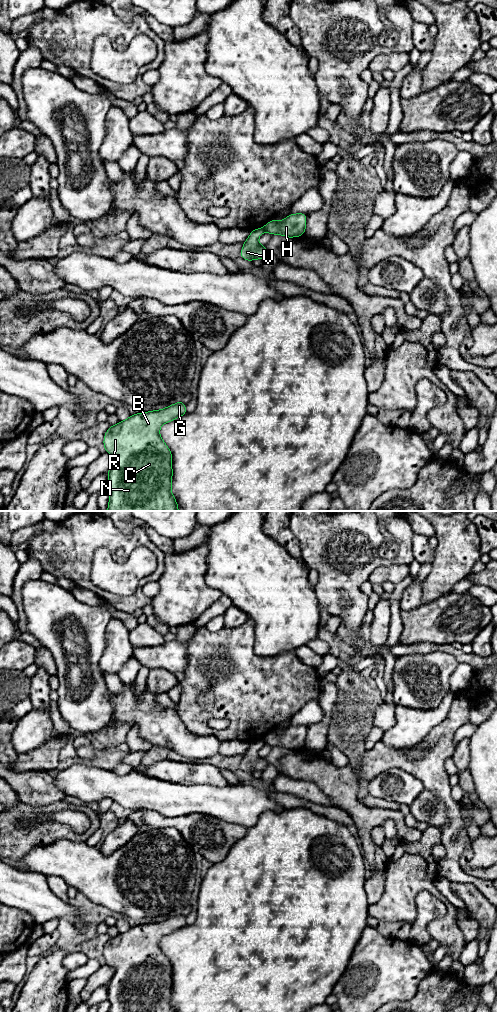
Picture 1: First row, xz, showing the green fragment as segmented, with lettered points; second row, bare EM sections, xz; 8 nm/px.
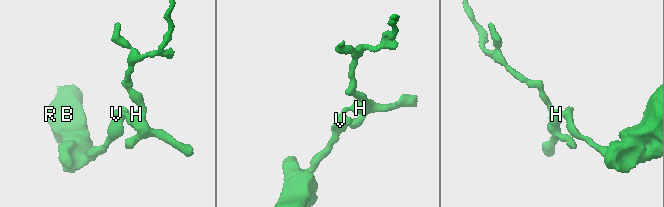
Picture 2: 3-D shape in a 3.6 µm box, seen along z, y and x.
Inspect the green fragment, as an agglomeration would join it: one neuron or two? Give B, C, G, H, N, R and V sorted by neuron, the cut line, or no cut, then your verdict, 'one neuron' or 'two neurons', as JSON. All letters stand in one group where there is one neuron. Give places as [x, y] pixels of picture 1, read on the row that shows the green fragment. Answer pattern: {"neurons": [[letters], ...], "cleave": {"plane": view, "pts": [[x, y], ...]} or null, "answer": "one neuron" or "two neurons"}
{"neurons": [["B", "C", "G", "N", "R", "V"], ["H"]], "cleave": {"plane": "xz", "pts": [[263, 227], [265, 231]]}, "answer": "two neurons"}

